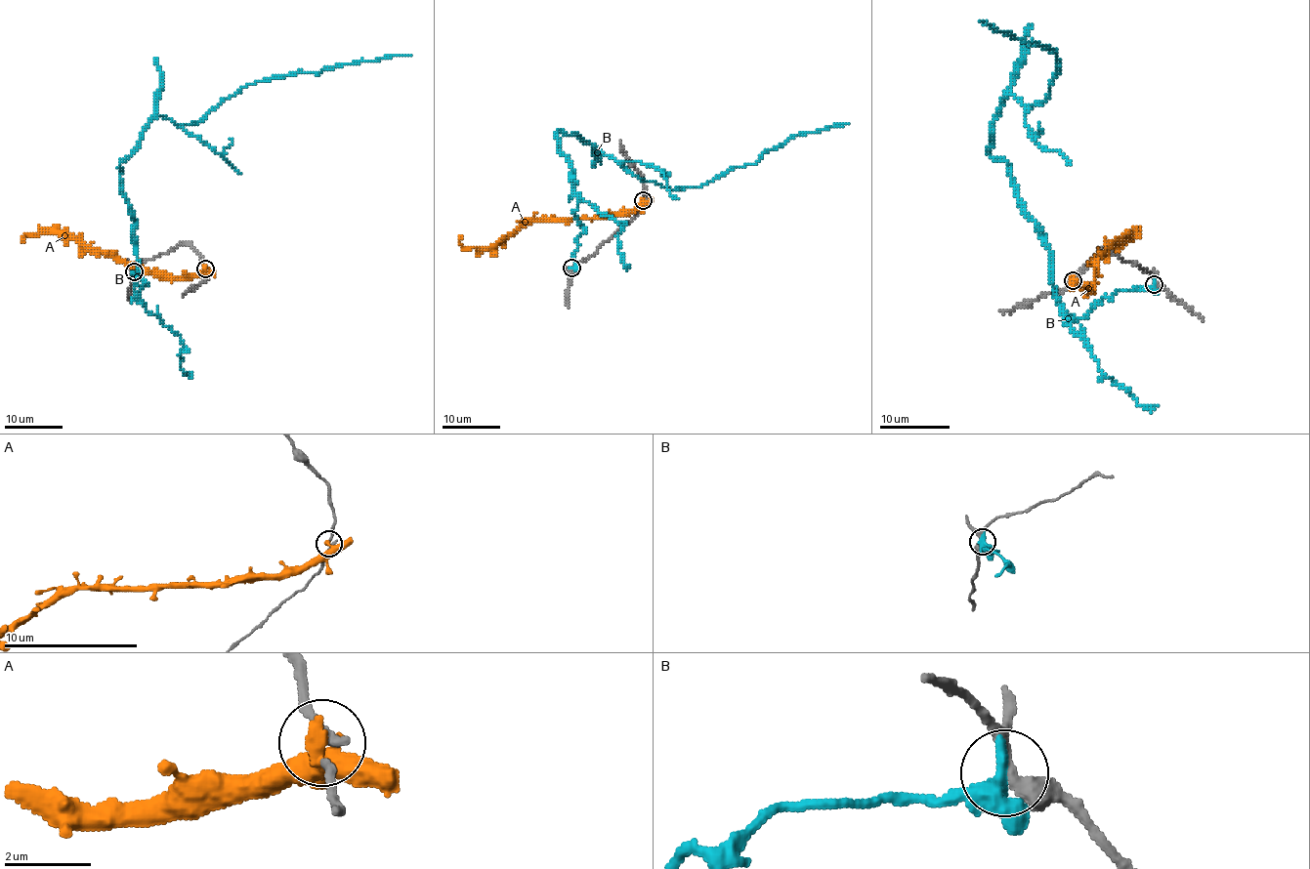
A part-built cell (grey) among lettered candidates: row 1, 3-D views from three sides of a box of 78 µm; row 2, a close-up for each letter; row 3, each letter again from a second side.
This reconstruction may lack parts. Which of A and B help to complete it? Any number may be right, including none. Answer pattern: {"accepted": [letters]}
{"accepted": []}

